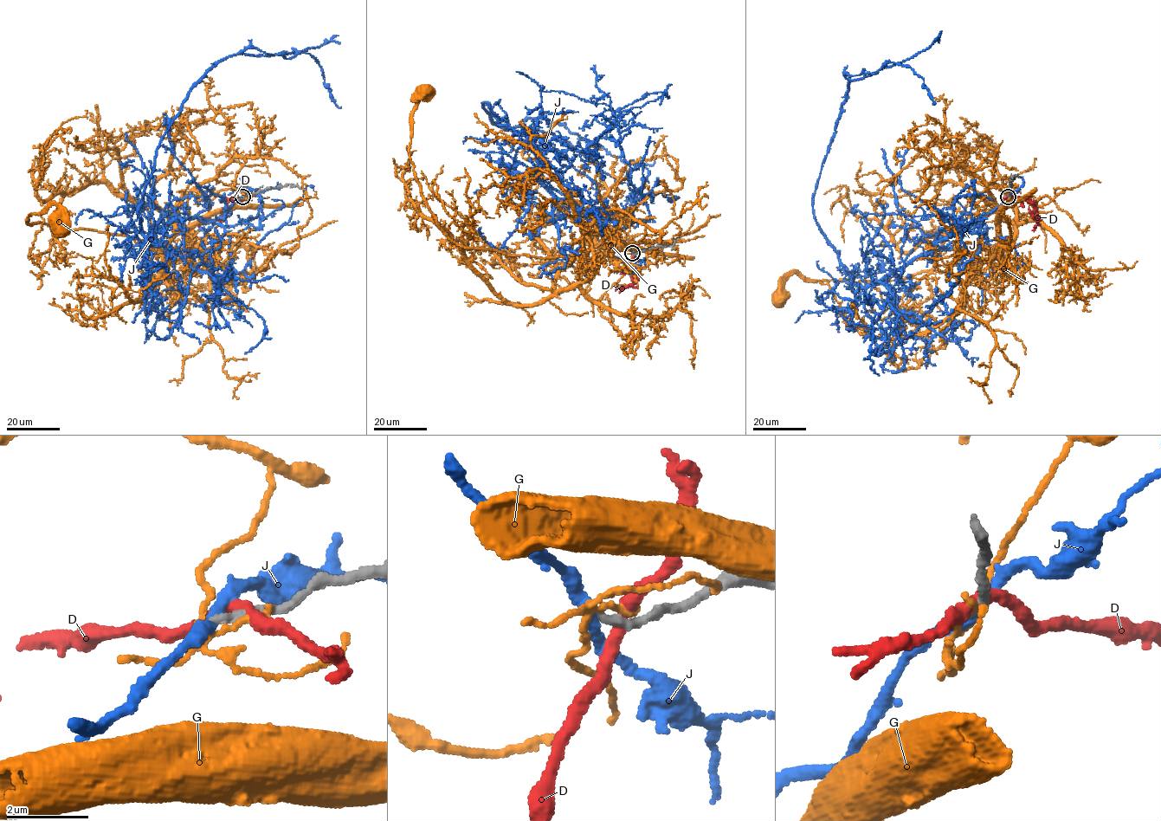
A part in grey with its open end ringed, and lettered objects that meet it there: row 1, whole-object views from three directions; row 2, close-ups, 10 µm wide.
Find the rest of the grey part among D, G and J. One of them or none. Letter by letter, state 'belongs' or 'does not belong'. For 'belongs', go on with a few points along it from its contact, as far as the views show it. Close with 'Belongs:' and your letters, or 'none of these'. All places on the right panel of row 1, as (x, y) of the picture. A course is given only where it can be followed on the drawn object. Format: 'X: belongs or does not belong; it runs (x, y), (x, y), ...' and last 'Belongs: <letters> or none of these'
D: does not belong
G: does not belong
J: belongs; it runs (1008, 197), (962, 236), (876, 283), (854, 281), (813, 198), (845, 74), (906, 65), (933, 105)
Belongs: J

